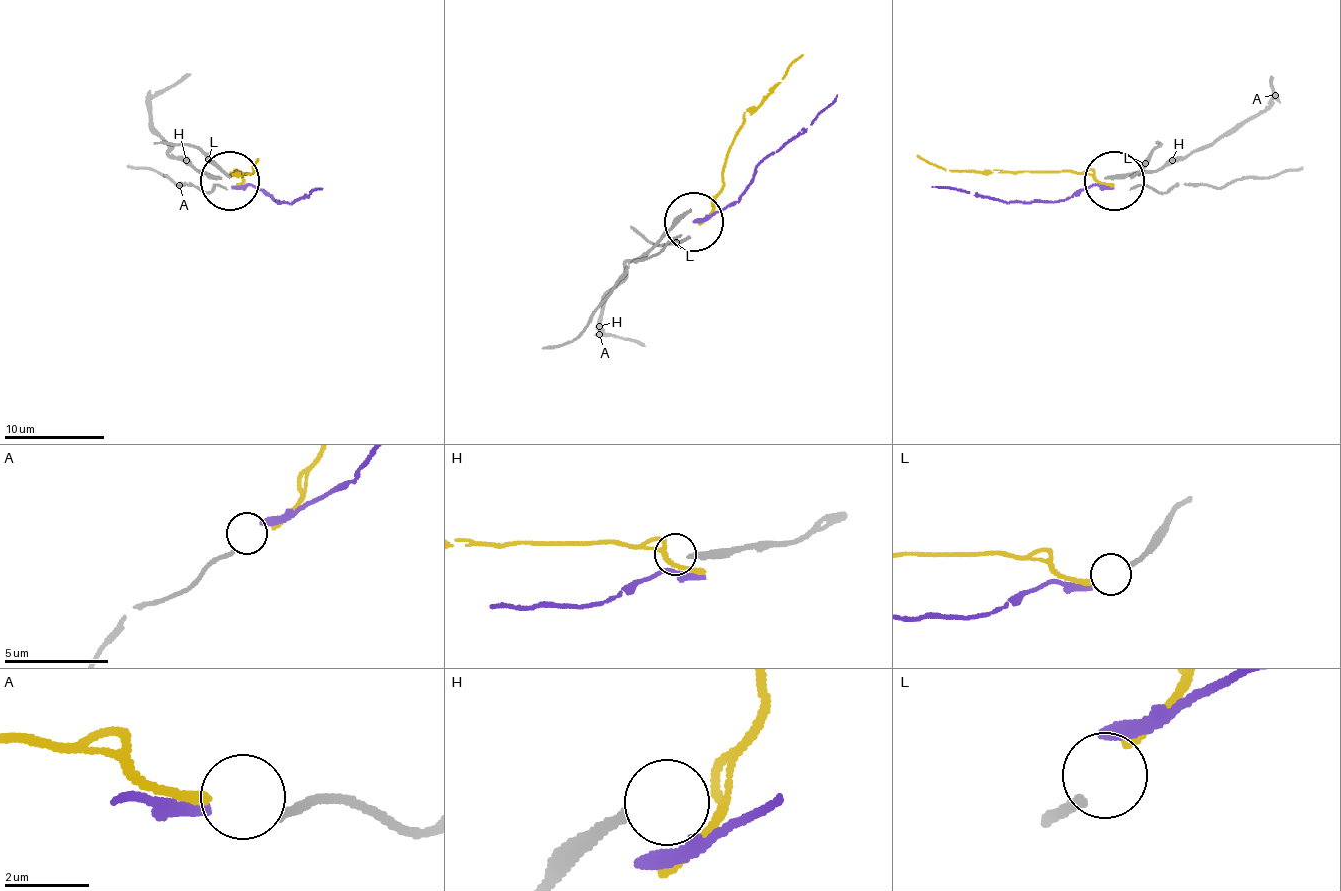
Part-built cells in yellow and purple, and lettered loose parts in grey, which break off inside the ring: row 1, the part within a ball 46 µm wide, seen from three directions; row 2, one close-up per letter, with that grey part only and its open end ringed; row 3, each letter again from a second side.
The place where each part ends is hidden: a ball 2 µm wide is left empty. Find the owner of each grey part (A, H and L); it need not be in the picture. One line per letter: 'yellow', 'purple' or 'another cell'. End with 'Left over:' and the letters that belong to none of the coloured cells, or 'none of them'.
A: purple
H: another cell
L: another cell
Left over: H, L

